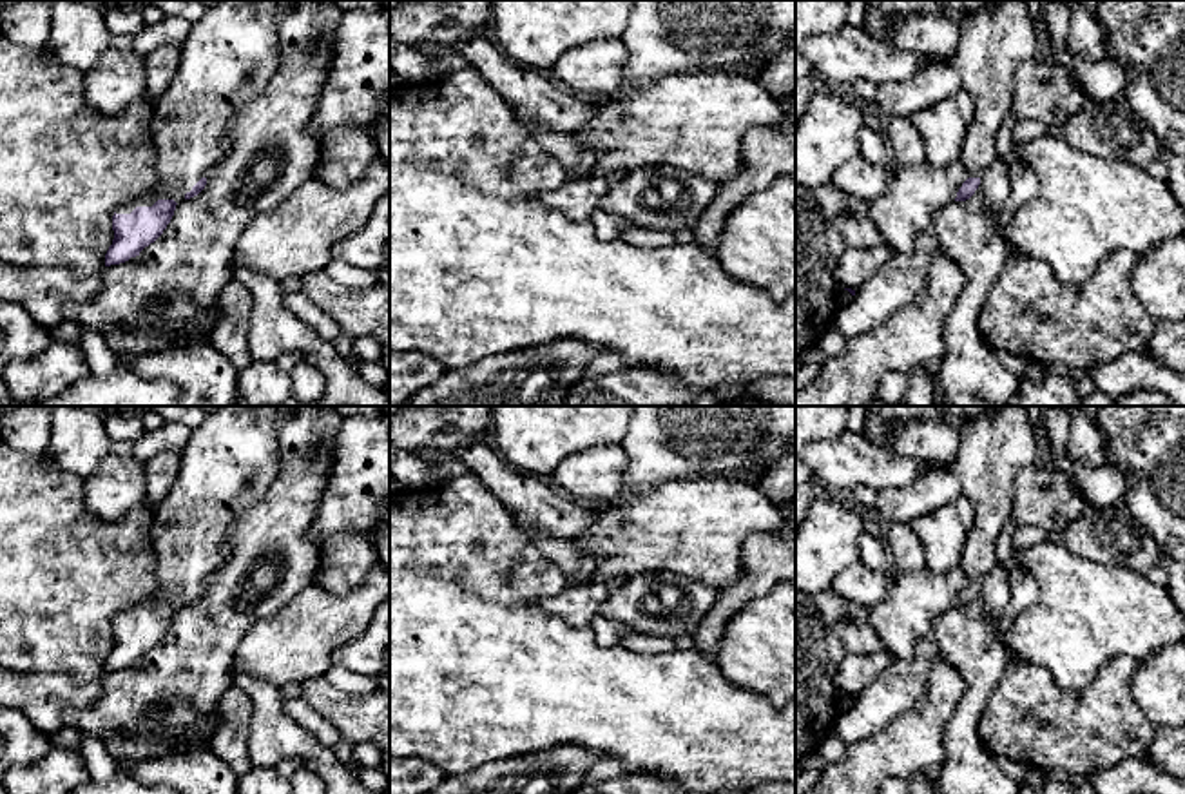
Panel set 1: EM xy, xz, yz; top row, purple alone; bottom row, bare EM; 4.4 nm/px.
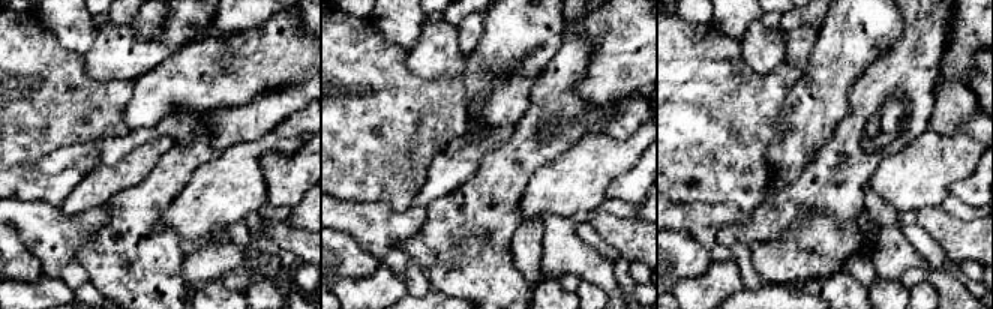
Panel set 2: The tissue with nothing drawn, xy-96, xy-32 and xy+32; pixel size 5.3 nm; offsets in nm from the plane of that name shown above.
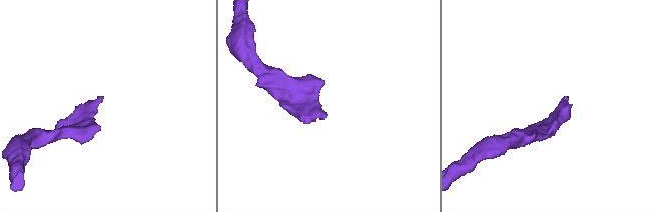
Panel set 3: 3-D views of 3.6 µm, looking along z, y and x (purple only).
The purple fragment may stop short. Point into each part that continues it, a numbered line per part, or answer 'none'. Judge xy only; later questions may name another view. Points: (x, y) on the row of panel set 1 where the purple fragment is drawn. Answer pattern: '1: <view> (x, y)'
1: xy (229, 57)

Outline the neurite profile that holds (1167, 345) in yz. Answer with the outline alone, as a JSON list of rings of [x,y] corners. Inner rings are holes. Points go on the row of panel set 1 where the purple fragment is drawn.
[[[1185,319],[1156,323],[1145,353],[1171,370],[1185,373]]]

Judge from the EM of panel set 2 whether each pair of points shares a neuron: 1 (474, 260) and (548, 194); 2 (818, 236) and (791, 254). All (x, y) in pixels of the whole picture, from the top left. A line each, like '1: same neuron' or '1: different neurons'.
1: different neurons
2: same neuron

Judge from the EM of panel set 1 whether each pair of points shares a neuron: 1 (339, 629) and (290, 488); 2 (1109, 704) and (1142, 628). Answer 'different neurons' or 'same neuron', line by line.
1: different neurons
2: different neurons

